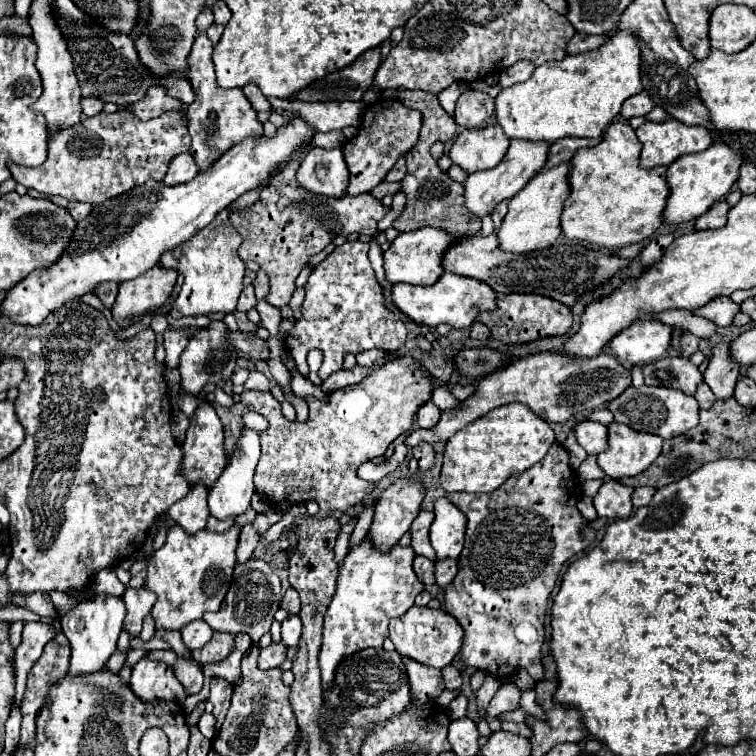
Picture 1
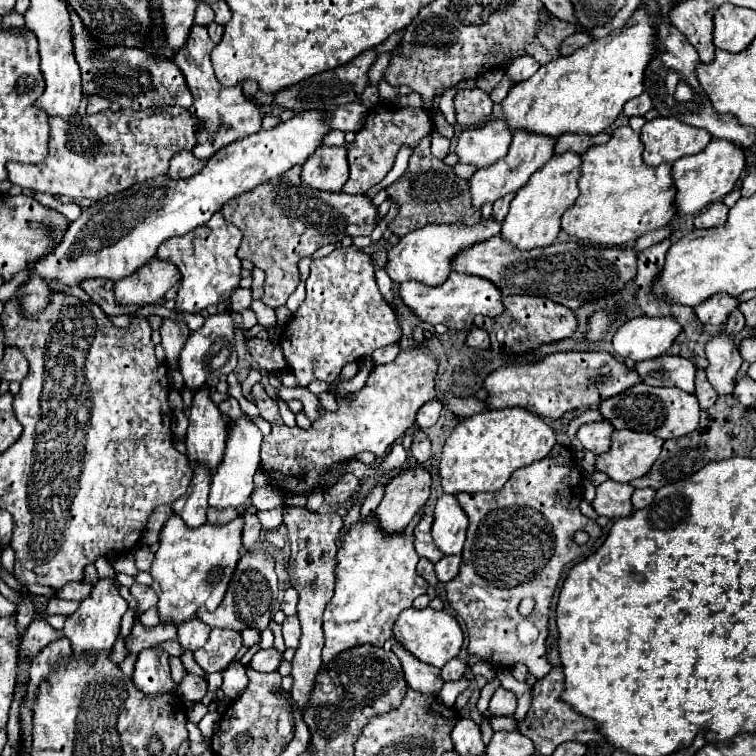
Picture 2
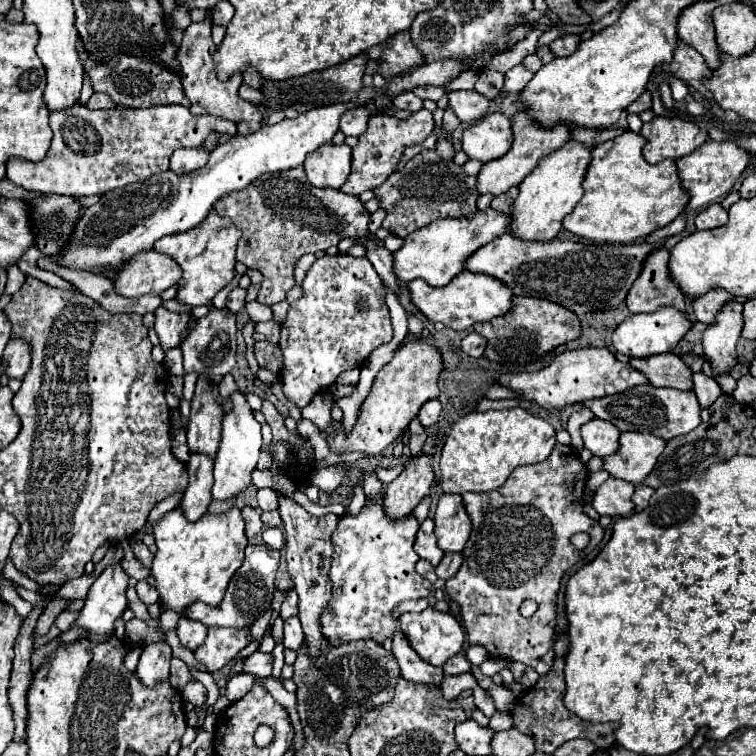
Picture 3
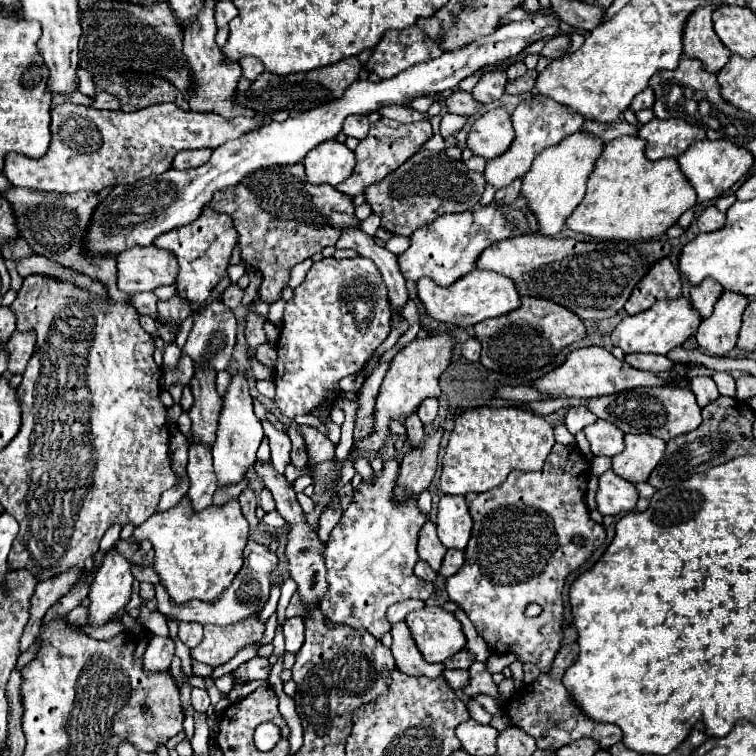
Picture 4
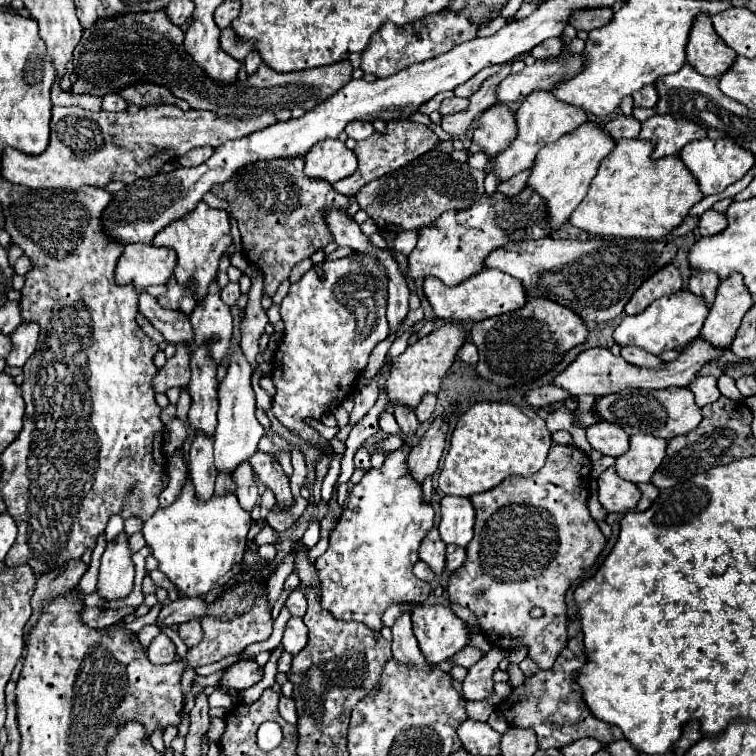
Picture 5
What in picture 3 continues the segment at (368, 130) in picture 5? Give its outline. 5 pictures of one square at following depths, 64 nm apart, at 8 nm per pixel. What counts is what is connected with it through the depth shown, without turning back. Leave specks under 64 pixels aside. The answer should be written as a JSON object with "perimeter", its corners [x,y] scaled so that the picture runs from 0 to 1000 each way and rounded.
{"perimeter":[[[484,140],[476,143],[463,143],[455,148],[455,153],[450,153],[450,172],[458,180],[476,180],[484,172],[489,148]]]}

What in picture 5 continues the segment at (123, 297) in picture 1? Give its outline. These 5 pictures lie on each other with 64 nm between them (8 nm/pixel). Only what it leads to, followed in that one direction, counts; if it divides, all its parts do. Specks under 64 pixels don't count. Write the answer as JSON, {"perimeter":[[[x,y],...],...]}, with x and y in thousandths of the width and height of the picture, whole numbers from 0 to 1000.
{"perimeter":[[[169,323],[153,349],[153,373],[190,384],[220,376],[230,365],[233,333],[201,323]]]}

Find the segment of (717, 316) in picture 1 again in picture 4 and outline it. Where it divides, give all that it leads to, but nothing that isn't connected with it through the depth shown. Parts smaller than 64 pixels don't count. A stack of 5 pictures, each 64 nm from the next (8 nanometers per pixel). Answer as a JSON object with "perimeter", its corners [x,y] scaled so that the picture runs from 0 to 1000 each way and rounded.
{"perimeter":[[[934,370],[931,376],[926,376],[926,381],[913,384],[915,405],[923,410],[929,423],[942,418],[944,402],[952,397],[955,386],[958,386],[958,381],[952,381],[952,376],[947,376],[947,370]]]}

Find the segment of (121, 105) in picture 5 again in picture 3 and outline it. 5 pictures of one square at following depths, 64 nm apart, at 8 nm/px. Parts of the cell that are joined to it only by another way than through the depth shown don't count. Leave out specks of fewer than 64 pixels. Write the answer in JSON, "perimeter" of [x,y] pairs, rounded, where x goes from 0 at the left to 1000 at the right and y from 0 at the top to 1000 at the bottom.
{"perimeter":[[[122,124],[122,130],[114,138],[119,146],[132,146],[132,143],[153,143],[153,138],[140,127],[140,124]]]}

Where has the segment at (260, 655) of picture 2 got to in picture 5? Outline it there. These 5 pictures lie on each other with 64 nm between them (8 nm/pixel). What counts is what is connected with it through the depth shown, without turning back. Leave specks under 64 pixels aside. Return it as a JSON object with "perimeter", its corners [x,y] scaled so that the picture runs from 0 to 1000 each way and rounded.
{"perimeter":[[[317,873],[299,886],[291,905],[304,910],[304,913],[320,915],[320,913],[336,907],[339,902],[344,902],[347,894],[349,894],[347,881],[341,881],[336,873]]]}

